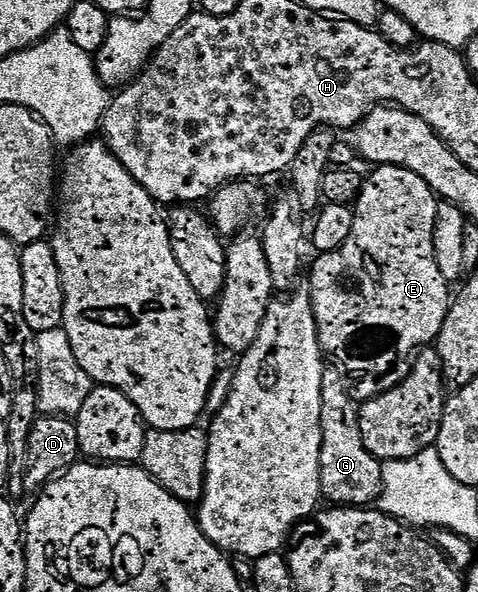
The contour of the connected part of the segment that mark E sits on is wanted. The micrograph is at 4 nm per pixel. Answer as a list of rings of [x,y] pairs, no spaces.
[[[382,164],[371,171],[360,185],[350,238],[346,238],[338,250],[319,253],[312,264],[310,295],[320,350],[325,357],[332,359],[333,356],[337,360],[333,361],[345,373],[368,368],[371,364],[376,368],[396,364],[400,356],[411,357],[417,350],[431,345],[442,330],[442,322],[446,322],[450,303],[450,281],[442,278],[442,270],[438,270],[438,262],[434,262],[436,193],[414,174],[414,170]]]

